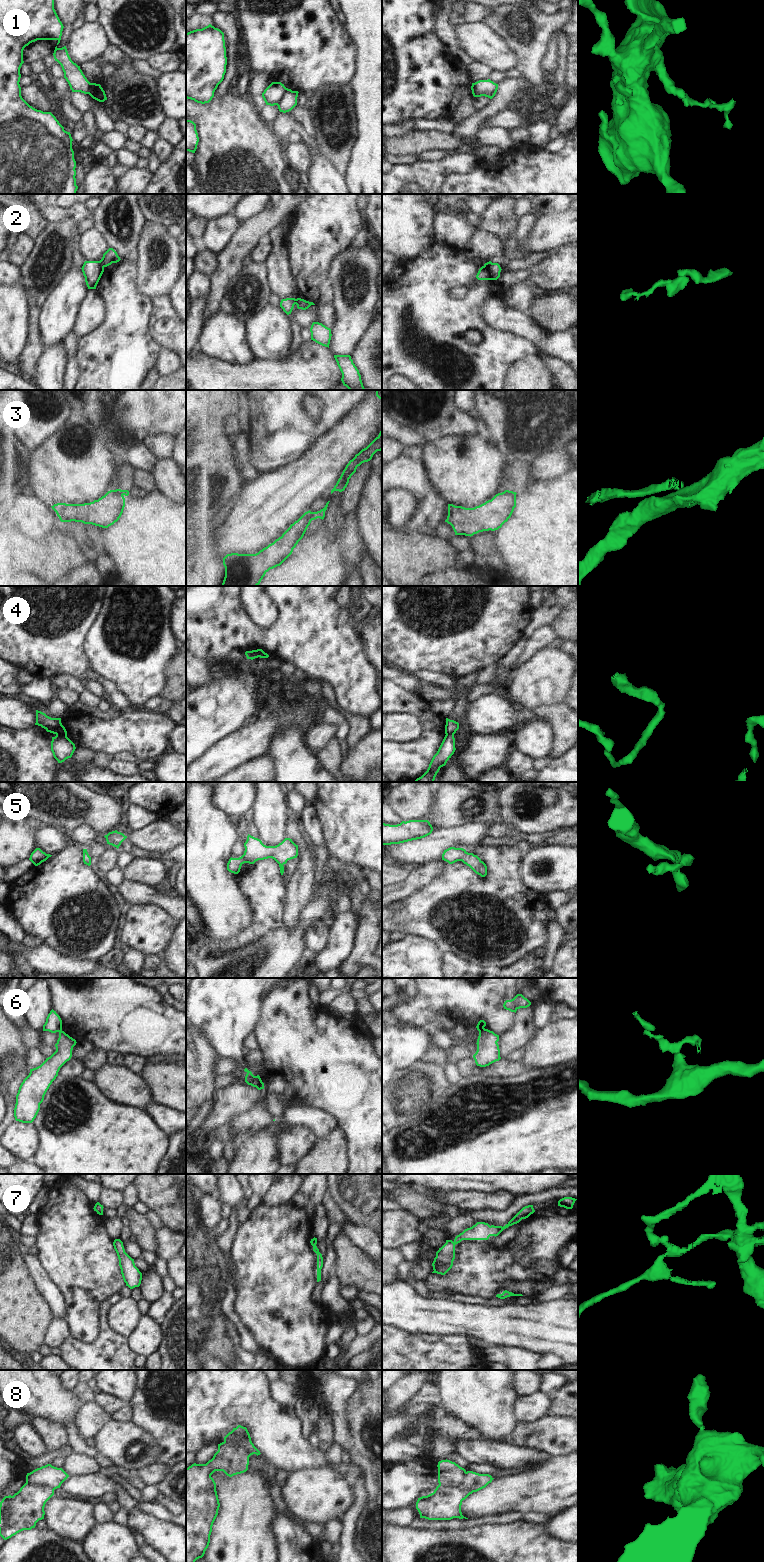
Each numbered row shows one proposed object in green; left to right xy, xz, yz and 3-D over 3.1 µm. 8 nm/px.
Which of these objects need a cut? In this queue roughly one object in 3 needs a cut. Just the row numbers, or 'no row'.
1, 2, 3, 4, 6, 8

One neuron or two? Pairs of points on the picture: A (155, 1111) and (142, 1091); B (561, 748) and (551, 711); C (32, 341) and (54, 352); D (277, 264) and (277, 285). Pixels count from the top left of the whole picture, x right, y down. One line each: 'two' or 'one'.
A: two
B: one
C: two
D: one

